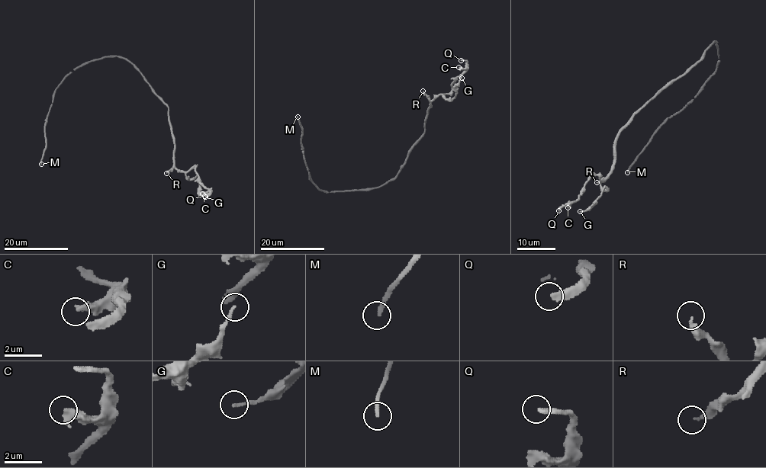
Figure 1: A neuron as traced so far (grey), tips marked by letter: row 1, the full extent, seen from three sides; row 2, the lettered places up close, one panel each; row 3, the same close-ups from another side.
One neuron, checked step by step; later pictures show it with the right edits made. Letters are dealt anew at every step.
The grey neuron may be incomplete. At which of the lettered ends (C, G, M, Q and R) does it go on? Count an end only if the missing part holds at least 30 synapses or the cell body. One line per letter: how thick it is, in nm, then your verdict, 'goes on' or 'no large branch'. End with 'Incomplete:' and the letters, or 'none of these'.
C: 440 nm thick; no large branch
G: 140 nm thick; no large branch
M: 200 nm thick; goes on
Q: 300 nm thick; no large branch
R: 260 nm thick; goes on
Incomplete: M, R

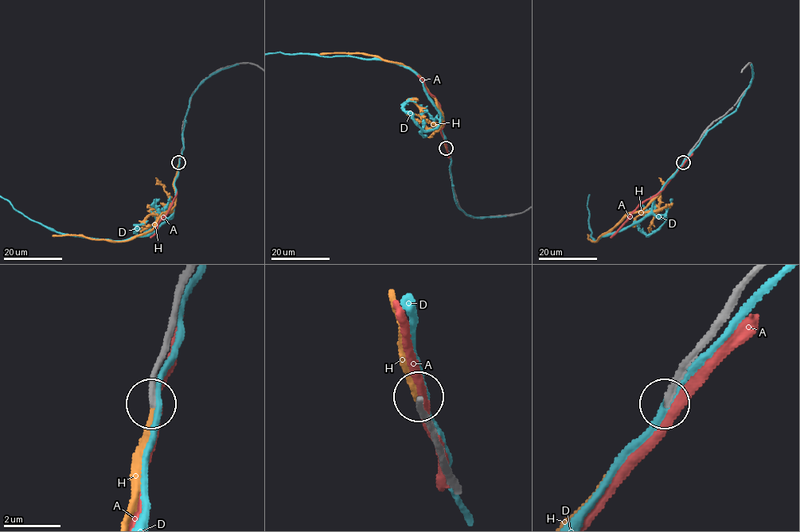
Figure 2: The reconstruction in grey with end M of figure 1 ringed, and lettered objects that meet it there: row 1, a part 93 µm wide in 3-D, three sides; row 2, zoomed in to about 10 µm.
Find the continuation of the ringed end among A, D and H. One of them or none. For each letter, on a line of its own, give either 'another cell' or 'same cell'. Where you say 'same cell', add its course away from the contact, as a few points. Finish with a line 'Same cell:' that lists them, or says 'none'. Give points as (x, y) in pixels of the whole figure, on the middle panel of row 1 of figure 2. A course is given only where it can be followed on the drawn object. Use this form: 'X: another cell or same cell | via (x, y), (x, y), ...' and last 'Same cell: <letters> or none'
A: another cell
D: another cell
H: another cell
Same cell: none

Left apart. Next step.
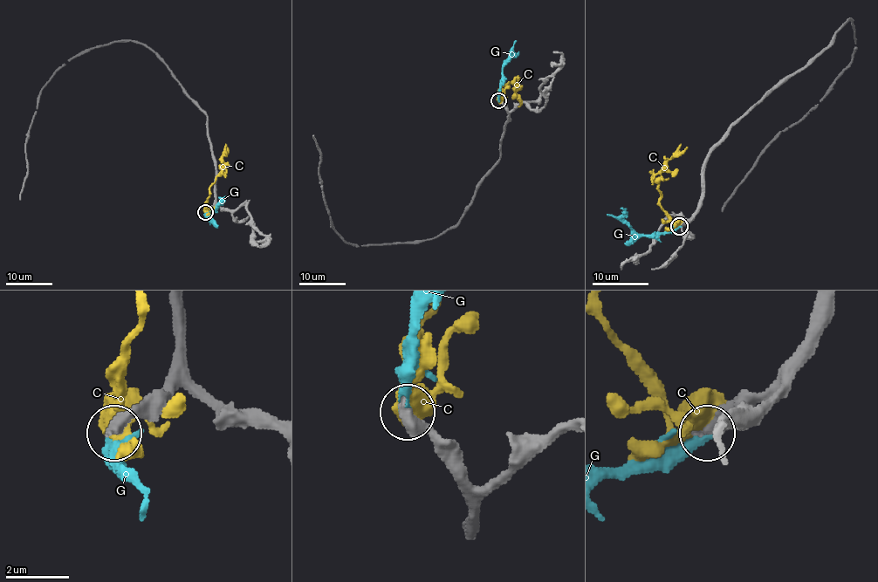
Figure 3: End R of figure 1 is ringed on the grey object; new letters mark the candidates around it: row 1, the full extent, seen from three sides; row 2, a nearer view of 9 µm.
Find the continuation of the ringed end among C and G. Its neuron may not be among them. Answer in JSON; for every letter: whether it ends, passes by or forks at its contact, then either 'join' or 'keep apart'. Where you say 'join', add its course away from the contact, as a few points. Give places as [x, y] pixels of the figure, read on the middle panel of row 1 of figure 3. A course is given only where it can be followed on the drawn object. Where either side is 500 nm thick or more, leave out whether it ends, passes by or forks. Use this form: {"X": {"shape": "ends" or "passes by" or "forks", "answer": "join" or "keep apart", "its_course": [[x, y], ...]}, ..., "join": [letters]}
{"C": {"shape": "forks", "answer": "keep apart"}, "G": {"shape": "ends", "answer": "join", "its_course": [[499, 101], [502, 68], [516, 40]]}, "join": ["G"]}

